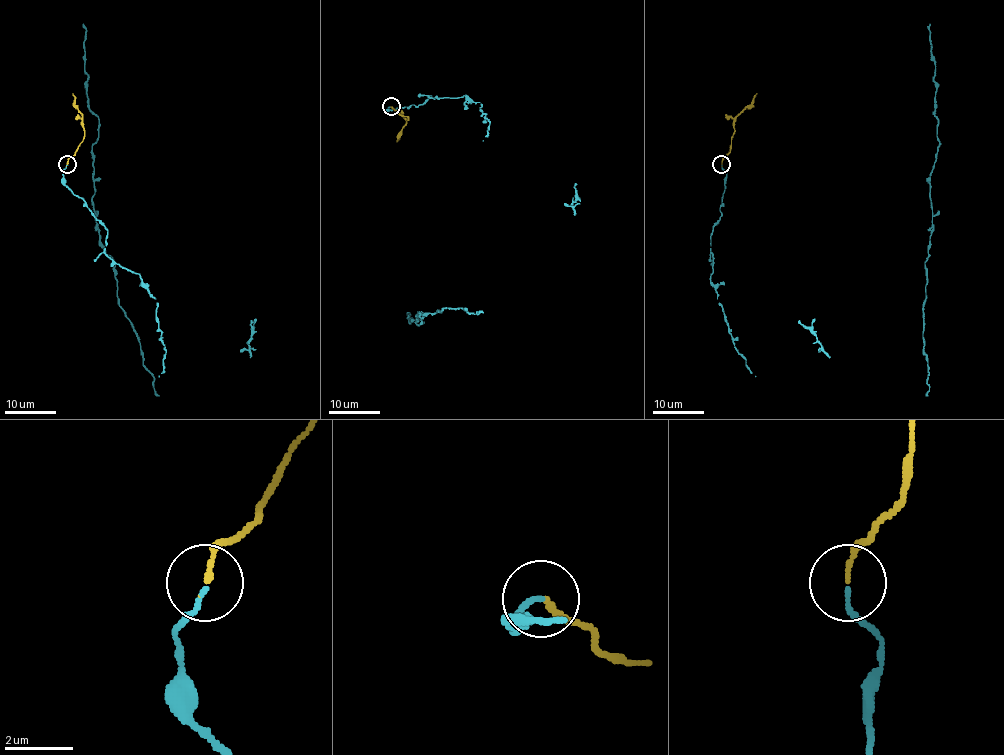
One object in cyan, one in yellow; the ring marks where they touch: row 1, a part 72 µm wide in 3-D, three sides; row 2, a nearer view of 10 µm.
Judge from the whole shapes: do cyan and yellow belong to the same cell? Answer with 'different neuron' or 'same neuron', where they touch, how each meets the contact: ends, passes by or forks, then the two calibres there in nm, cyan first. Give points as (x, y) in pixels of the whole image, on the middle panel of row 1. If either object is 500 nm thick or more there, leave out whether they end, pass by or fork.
same neuron | (391, 106) | cyan ends | yellow ends | 120/120 nm

